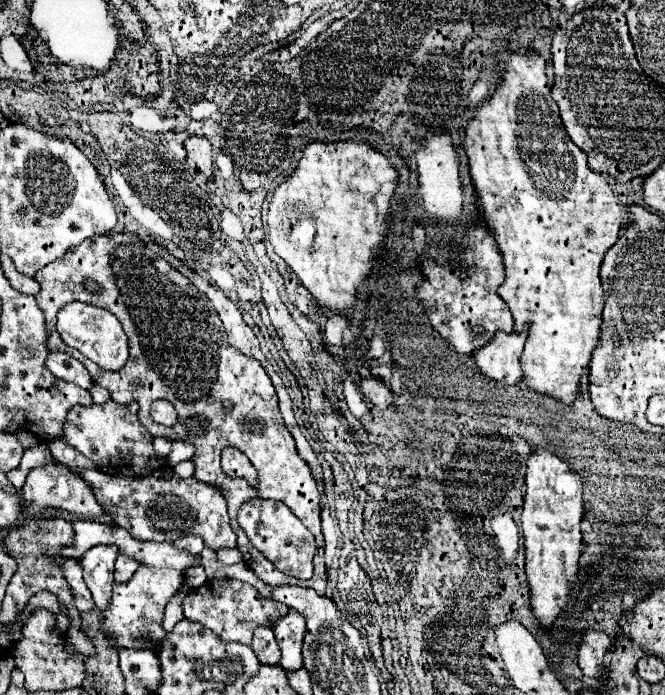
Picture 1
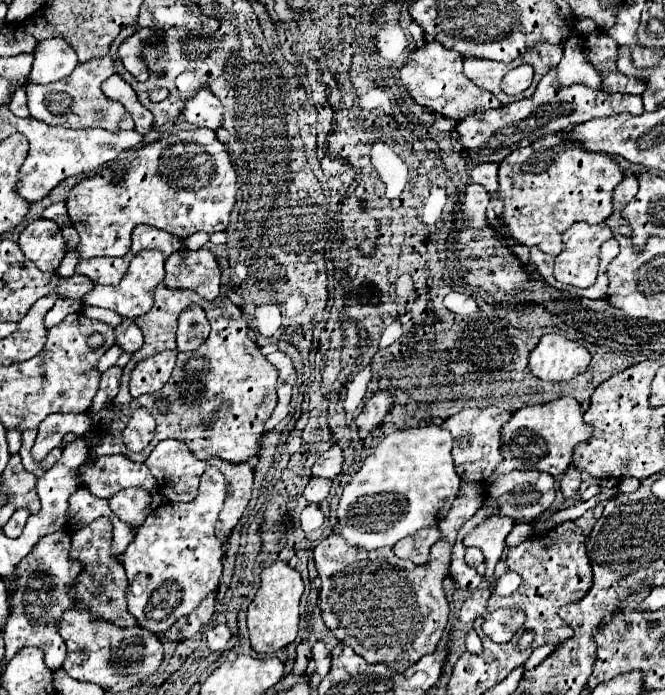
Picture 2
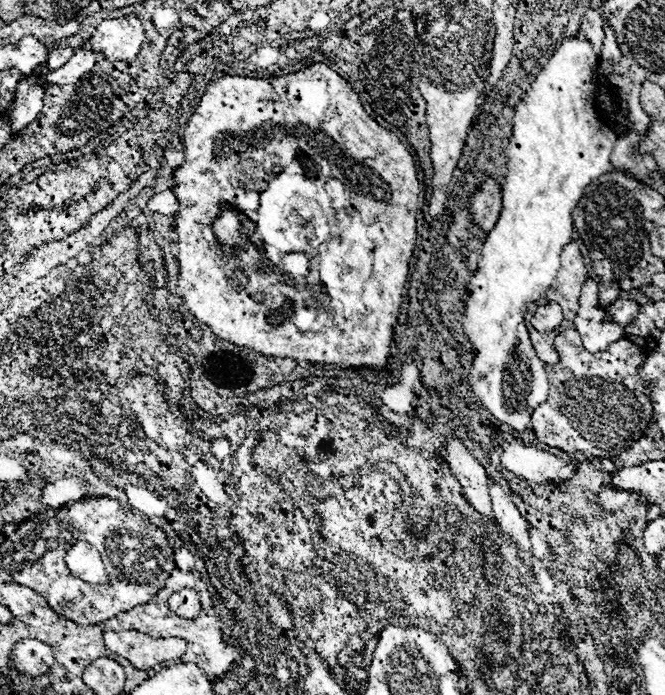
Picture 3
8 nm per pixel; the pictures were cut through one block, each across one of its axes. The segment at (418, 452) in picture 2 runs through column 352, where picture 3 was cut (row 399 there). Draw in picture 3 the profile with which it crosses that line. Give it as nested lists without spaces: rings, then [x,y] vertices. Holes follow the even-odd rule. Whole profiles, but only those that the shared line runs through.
[[[578,34],[578,36],[572,36],[572,38],[566,38],[556,50],[554,54],[548,58],[548,62],[544,64],[544,68],[538,72],[536,80],[530,84],[530,88],[524,92],[524,96],[520,98],[516,110],[514,110],[514,126],[512,126],[512,136],[510,136],[510,144],[508,144],[508,150],[506,150],[506,156],[508,156],[508,174],[506,174],[506,180],[502,184],[502,212],[500,212],[500,218],[494,226],[494,230],[488,234],[484,246],[482,246],[482,256],[480,256],[480,262],[478,262],[478,270],[472,274],[470,282],[468,282],[468,296],[464,298],[464,308],[462,308],[462,332],[466,334],[466,338],[470,340],[470,344],[474,346],[476,350],[476,356],[474,356],[474,362],[470,366],[470,372],[466,376],[466,382],[470,386],[470,390],[474,392],[474,398],[494,416],[498,418],[500,422],[508,424],[510,428],[514,428],[516,432],[524,432],[526,428],[530,428],[530,418],[532,418],[532,412],[536,406],[540,406],[546,396],[548,396],[548,380],[546,380],[546,372],[544,372],[544,362],[538,358],[532,342],[530,342],[530,336],[528,336],[528,330],[524,326],[524,314],[526,314],[526,308],[530,302],[536,302],[544,292],[546,288],[550,286],[550,282],[556,278],[558,274],[558,268],[560,268],[560,250],[562,246],[566,246],[568,242],[572,242],[572,236],[574,236],[574,224],[572,224],[572,210],[574,206],[578,204],[580,196],[582,196],[582,190],[598,176],[606,174],[606,172],[612,172],[610,168],[610,152],[616,144],[616,136],[598,120],[596,116],[596,90],[598,90],[598,56],[594,54],[592,50],[592,44],[586,40],[584,34]]]

